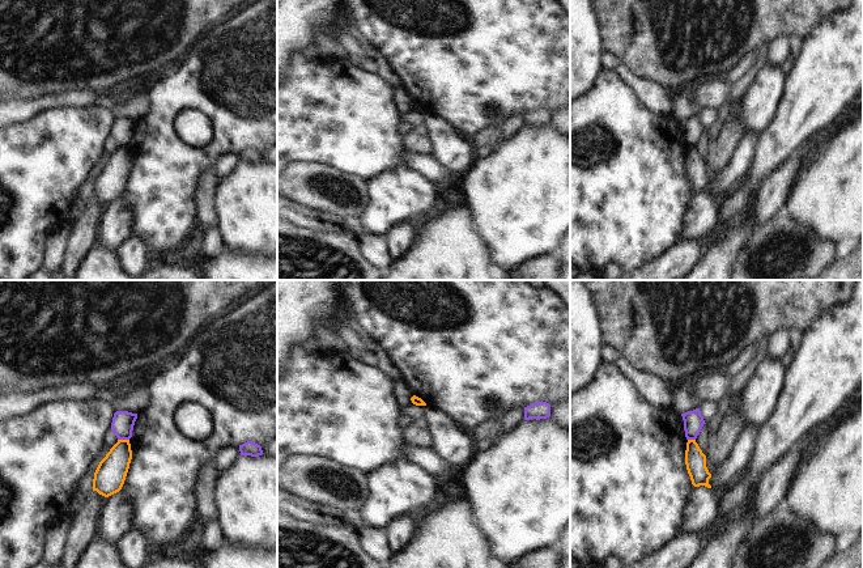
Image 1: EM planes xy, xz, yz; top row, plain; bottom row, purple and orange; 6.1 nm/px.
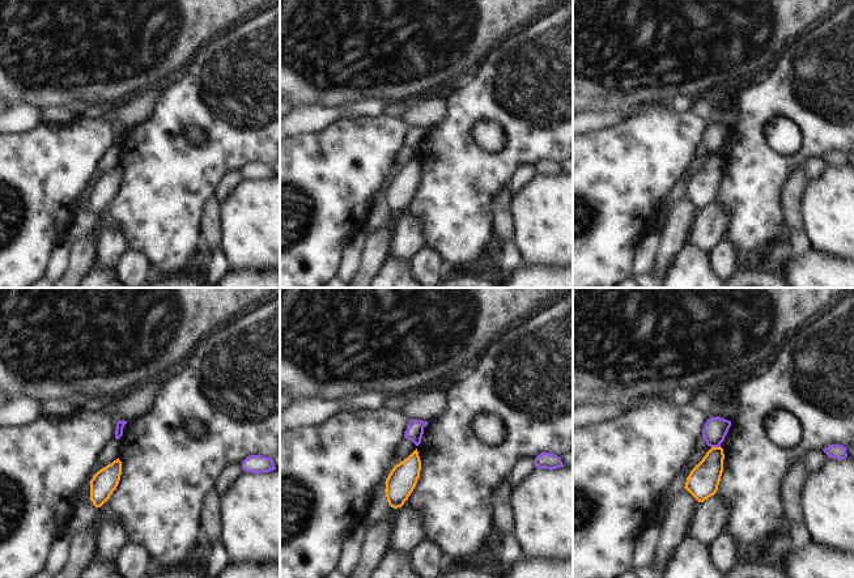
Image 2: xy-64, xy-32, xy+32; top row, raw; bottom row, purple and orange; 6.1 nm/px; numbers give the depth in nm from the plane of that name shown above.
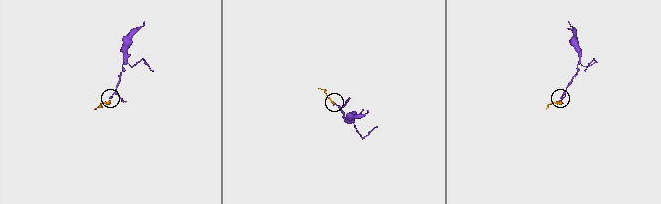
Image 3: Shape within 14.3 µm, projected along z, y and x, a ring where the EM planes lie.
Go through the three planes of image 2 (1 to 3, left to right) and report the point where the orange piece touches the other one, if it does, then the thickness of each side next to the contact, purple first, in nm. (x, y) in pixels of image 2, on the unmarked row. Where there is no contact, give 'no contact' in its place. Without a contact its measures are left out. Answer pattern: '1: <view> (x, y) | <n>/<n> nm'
1: no contact
2: no contact
3: xy+32 (716, 153) | 150/190 nm

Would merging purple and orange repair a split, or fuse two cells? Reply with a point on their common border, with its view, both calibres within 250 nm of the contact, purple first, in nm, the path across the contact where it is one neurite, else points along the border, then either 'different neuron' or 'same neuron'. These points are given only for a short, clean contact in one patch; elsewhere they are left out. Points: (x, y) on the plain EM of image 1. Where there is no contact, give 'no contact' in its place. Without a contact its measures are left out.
contact xy (123, 145); calibres 140 and 190 nm; border xy (118, 145), (128, 147); different neuron

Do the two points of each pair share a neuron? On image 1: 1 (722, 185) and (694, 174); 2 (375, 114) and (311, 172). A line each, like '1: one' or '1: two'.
1: one
2: two

